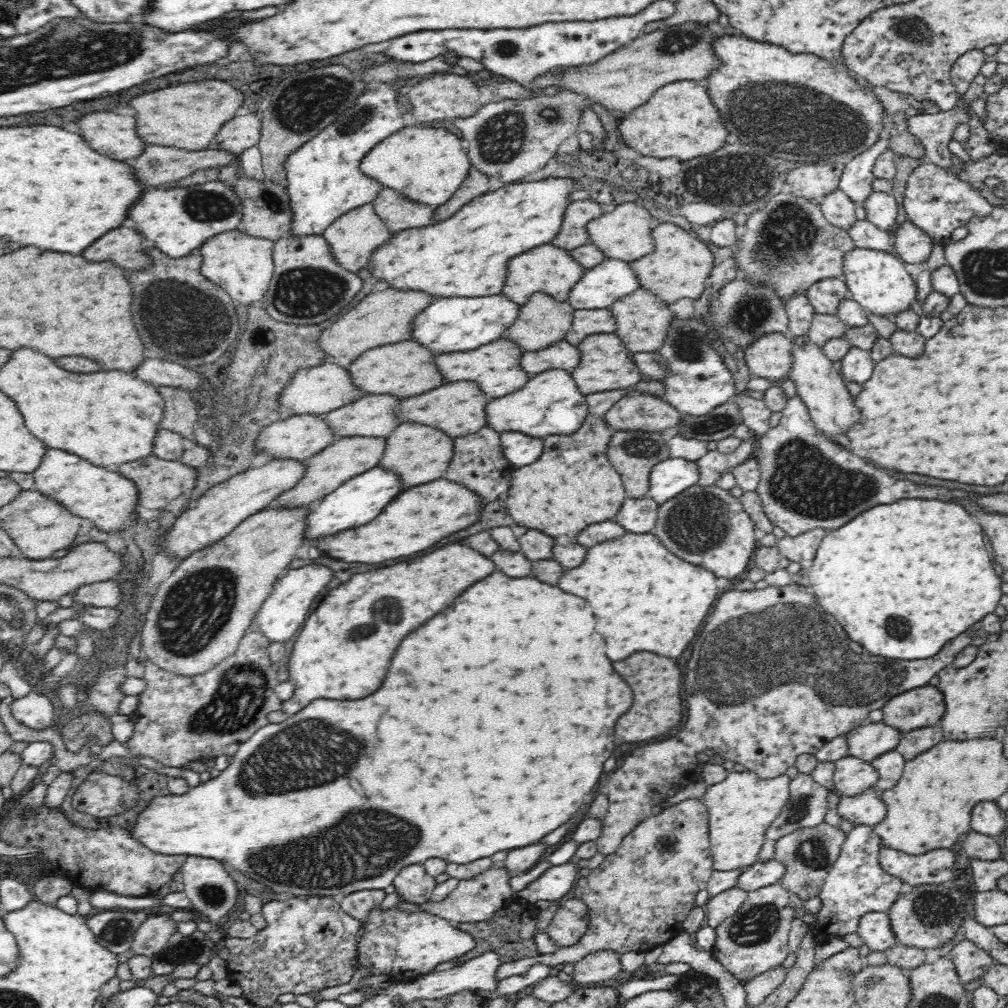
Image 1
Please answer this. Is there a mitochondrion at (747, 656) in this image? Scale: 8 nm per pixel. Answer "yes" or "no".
yes

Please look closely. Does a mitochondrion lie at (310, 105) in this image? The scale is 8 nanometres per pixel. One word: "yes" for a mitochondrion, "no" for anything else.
yes

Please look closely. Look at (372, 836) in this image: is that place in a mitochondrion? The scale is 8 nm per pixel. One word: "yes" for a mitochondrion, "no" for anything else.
yes

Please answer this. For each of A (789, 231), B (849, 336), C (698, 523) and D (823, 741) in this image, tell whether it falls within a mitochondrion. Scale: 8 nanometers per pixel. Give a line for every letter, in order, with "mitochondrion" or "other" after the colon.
A: mitochondrion
B: other
C: mitochondrion
D: other

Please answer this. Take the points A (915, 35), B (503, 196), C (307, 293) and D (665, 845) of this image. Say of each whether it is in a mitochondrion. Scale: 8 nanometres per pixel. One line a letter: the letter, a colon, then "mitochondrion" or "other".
A: mitochondrion
B: other
C: mitochondrion
D: mitochondrion

